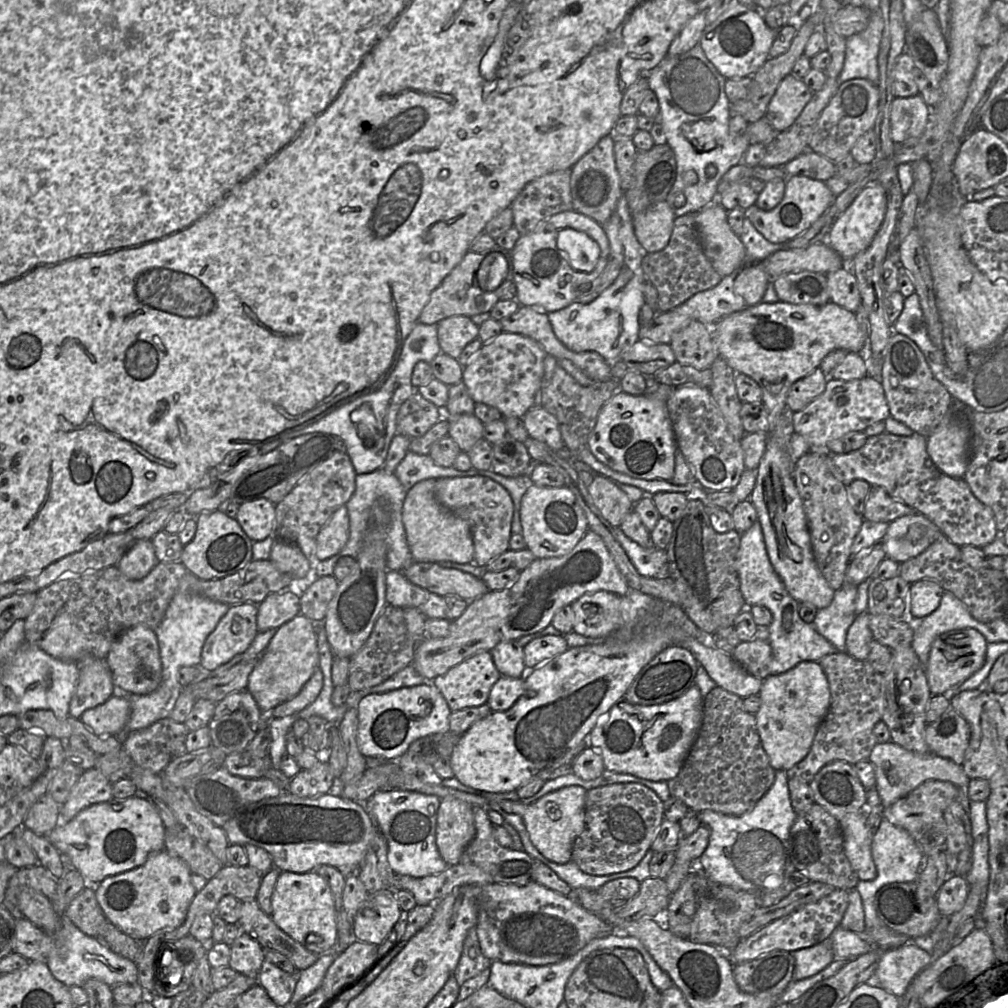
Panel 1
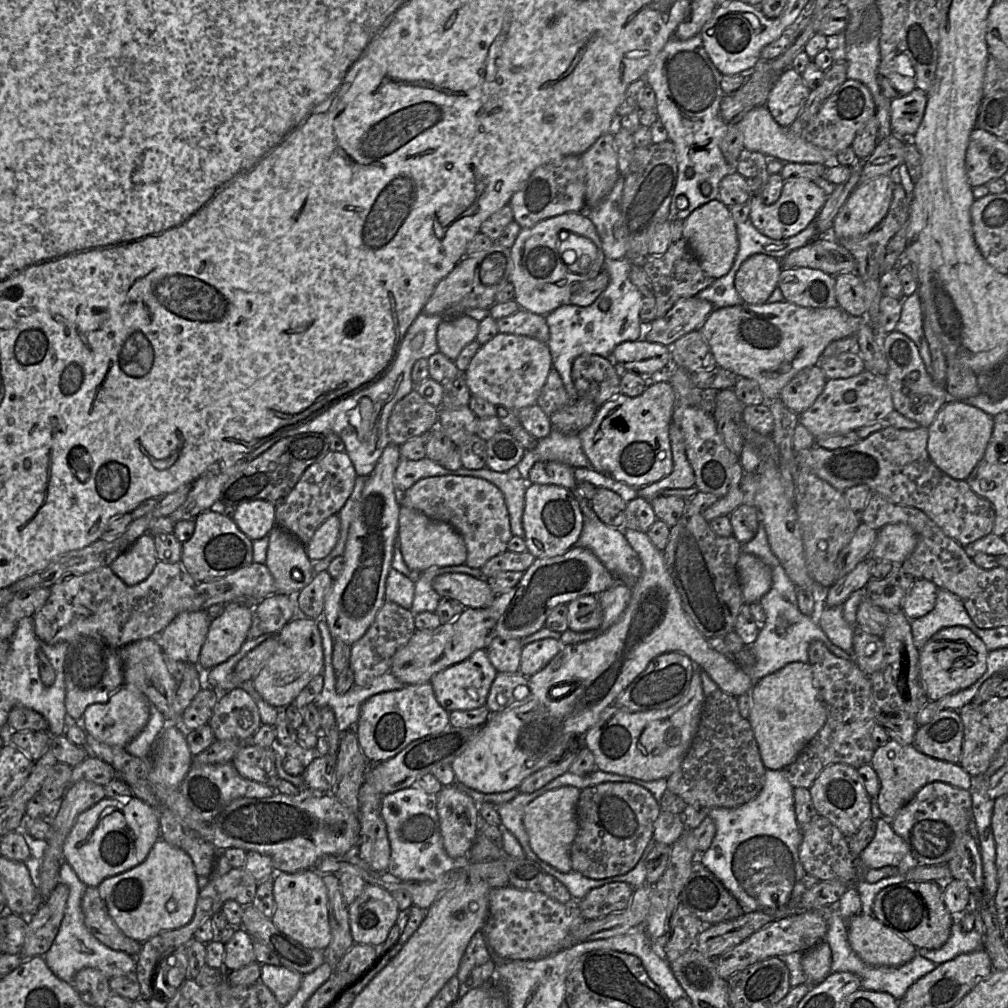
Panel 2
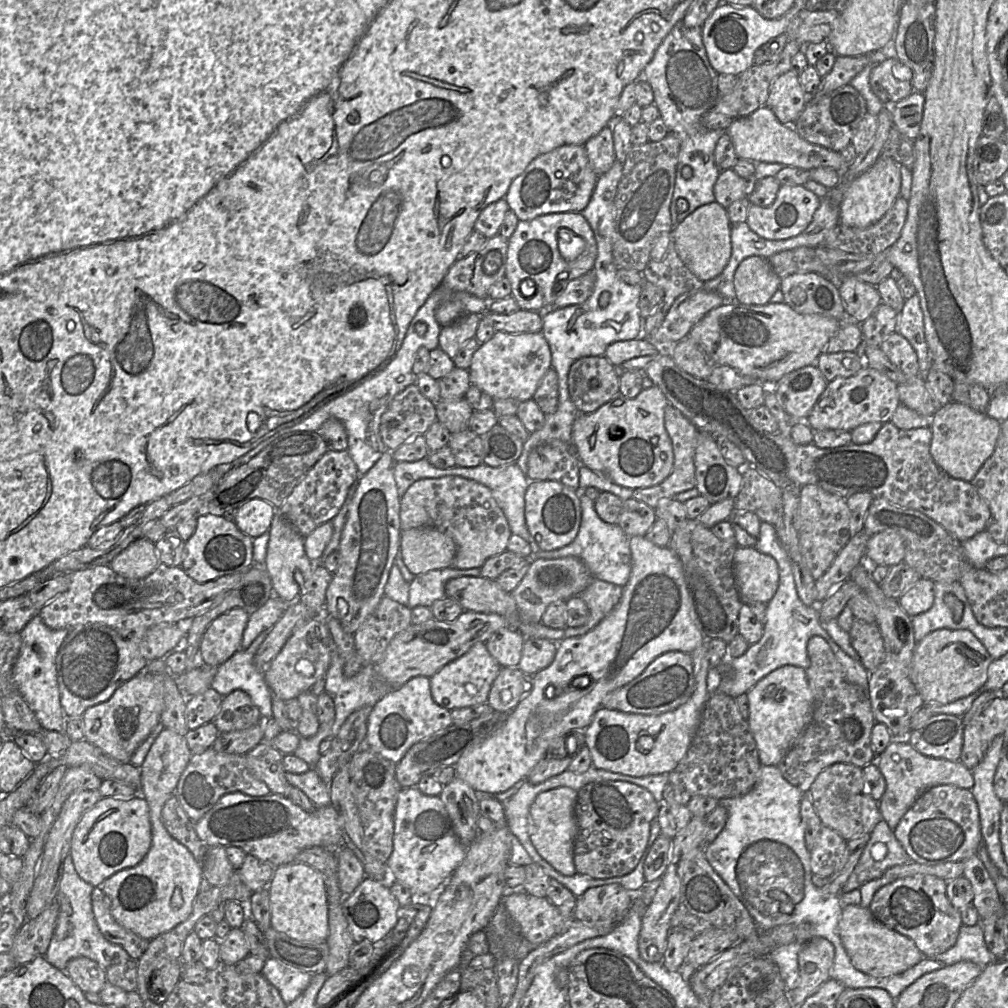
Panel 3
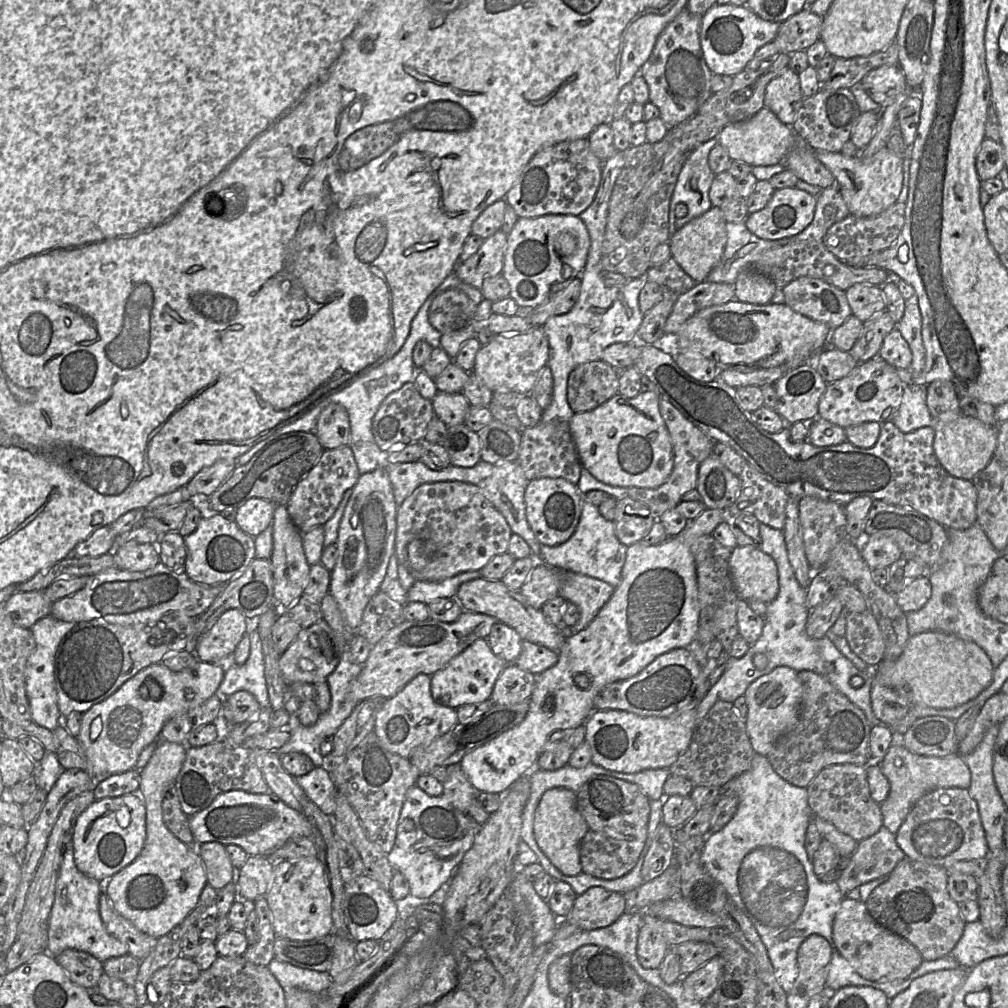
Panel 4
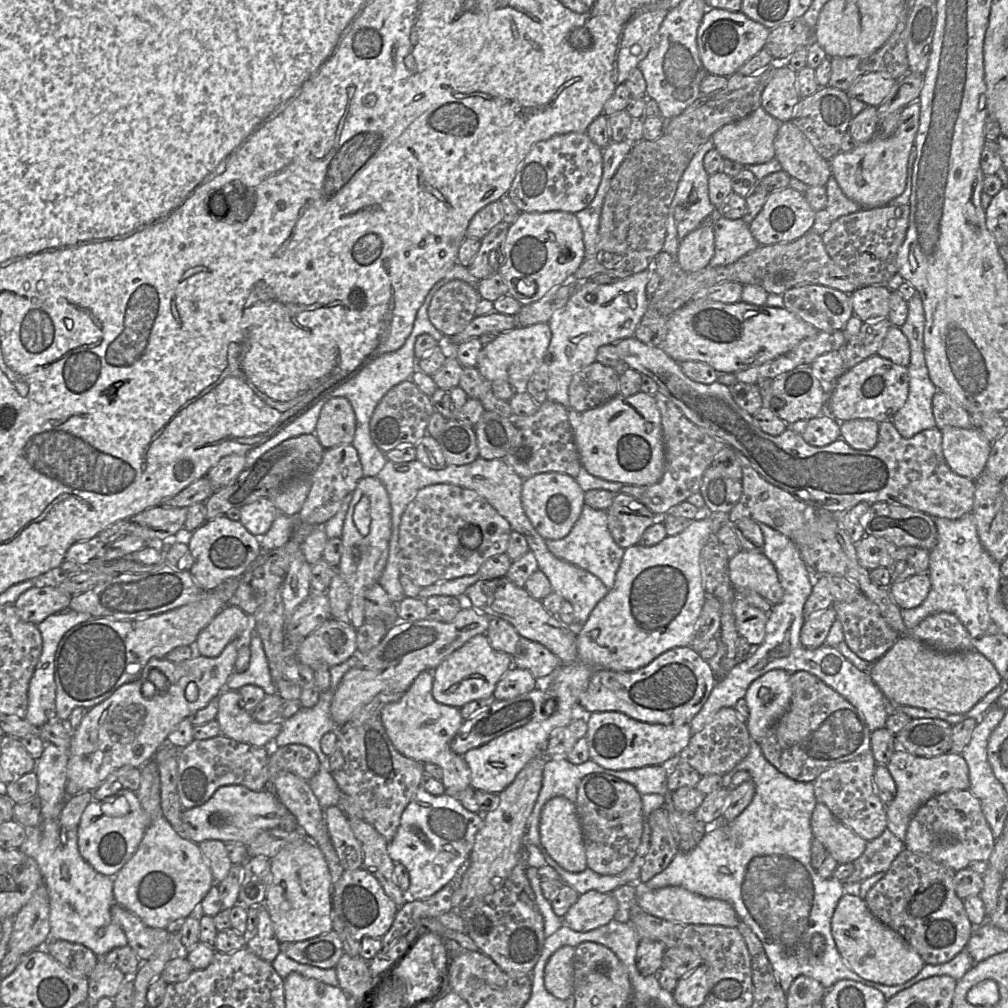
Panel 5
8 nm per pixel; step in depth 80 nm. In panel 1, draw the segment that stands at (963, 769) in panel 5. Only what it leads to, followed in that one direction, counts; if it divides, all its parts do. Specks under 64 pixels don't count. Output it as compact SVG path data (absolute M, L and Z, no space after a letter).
M893 741L876 743L868 761L873 765L876 778L875 788L884 807L890 806L928 780L950 782L956 787L967 787L970 781L963 767L953 761L932 753L919 754L909 751Z

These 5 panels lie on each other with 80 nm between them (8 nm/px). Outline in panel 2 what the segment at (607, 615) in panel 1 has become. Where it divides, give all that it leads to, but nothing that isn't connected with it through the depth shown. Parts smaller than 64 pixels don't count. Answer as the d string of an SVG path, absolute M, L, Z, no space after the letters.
M596 595L581 596L567 604L568 627L575 632L597 629L603 618L602 608Z

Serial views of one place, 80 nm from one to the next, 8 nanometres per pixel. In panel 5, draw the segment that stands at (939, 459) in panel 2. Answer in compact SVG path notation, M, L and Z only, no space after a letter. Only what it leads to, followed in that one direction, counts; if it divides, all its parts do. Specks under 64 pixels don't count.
M948 427L942 432L942 452L950 469L970 480L985 470L992 443L974 427Z

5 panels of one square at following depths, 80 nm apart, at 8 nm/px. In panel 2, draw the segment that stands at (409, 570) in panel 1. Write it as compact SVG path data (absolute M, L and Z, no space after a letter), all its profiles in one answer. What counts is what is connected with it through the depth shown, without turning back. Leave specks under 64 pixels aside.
M464 573L438 575L433 579L432 587L441 597L455 599L465 608L486 608L496 597L485 578Z

